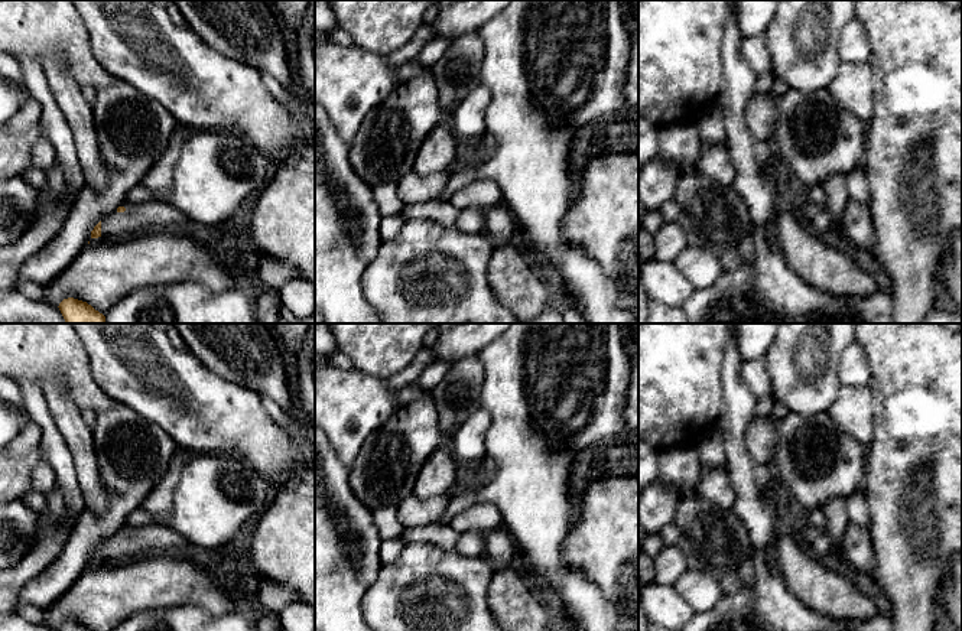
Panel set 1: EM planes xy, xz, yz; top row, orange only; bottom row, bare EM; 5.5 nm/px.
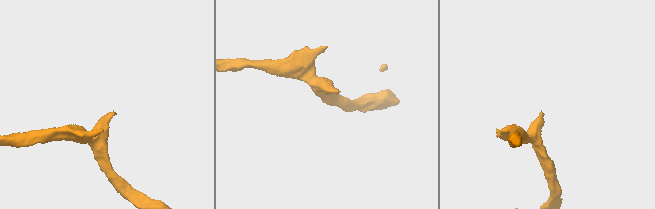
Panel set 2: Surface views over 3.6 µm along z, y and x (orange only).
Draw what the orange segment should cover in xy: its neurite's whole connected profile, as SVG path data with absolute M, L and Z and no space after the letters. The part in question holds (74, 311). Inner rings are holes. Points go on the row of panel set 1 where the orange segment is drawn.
M68 297L58 308L66 323L105 323L105 316L87 302Z

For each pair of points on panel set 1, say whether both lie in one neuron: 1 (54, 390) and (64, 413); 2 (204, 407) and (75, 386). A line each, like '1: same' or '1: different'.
1: same
2: different

